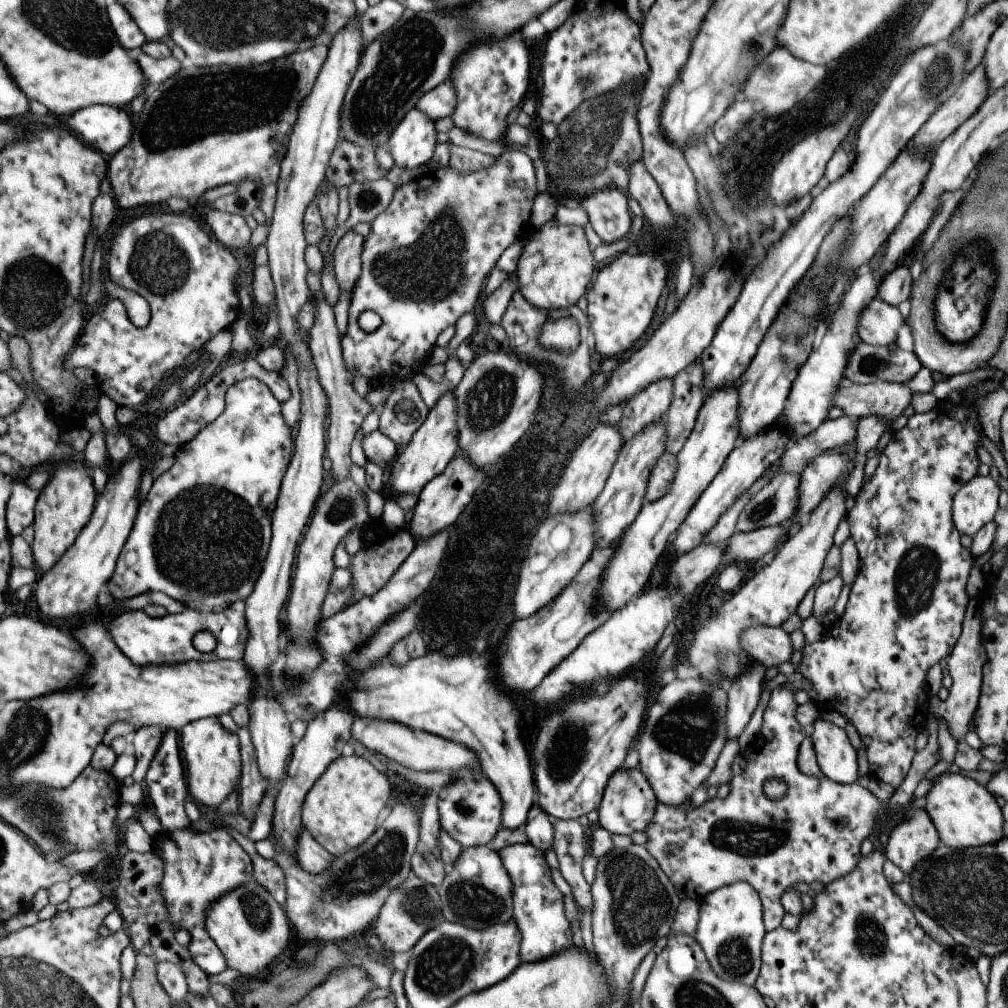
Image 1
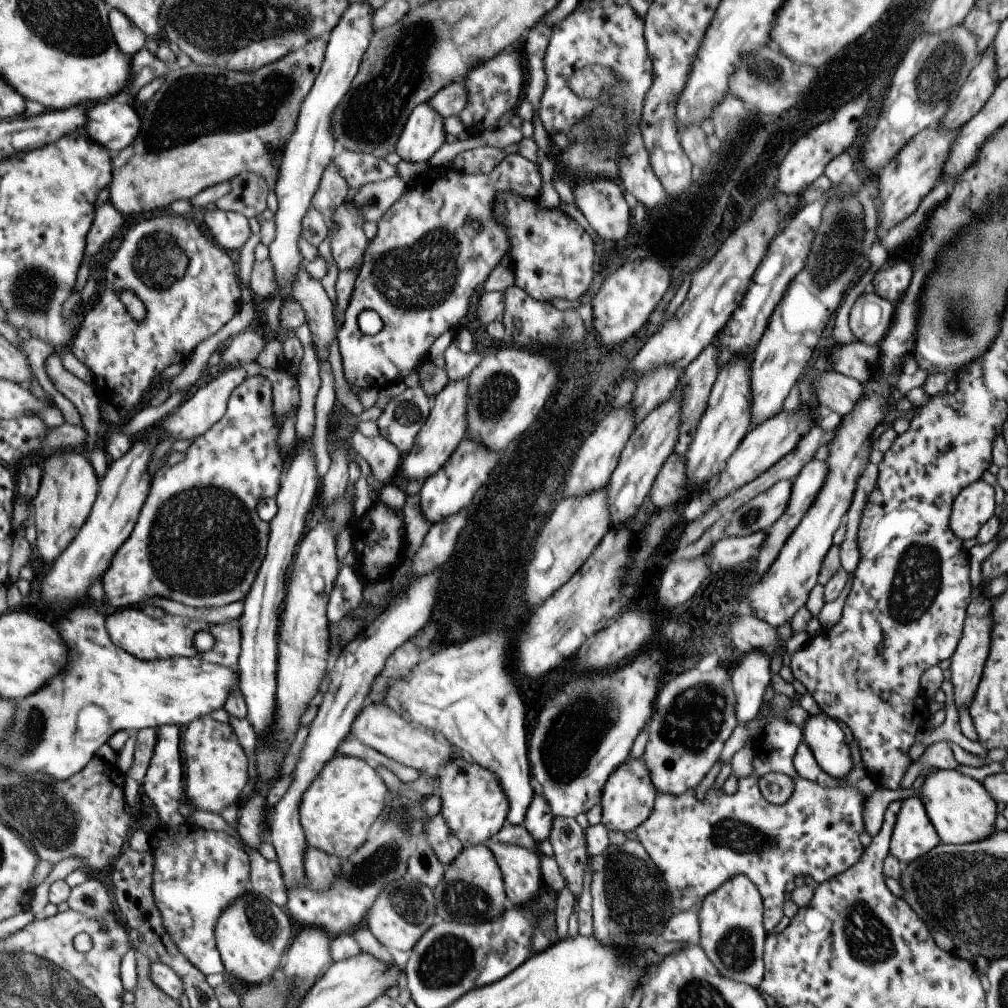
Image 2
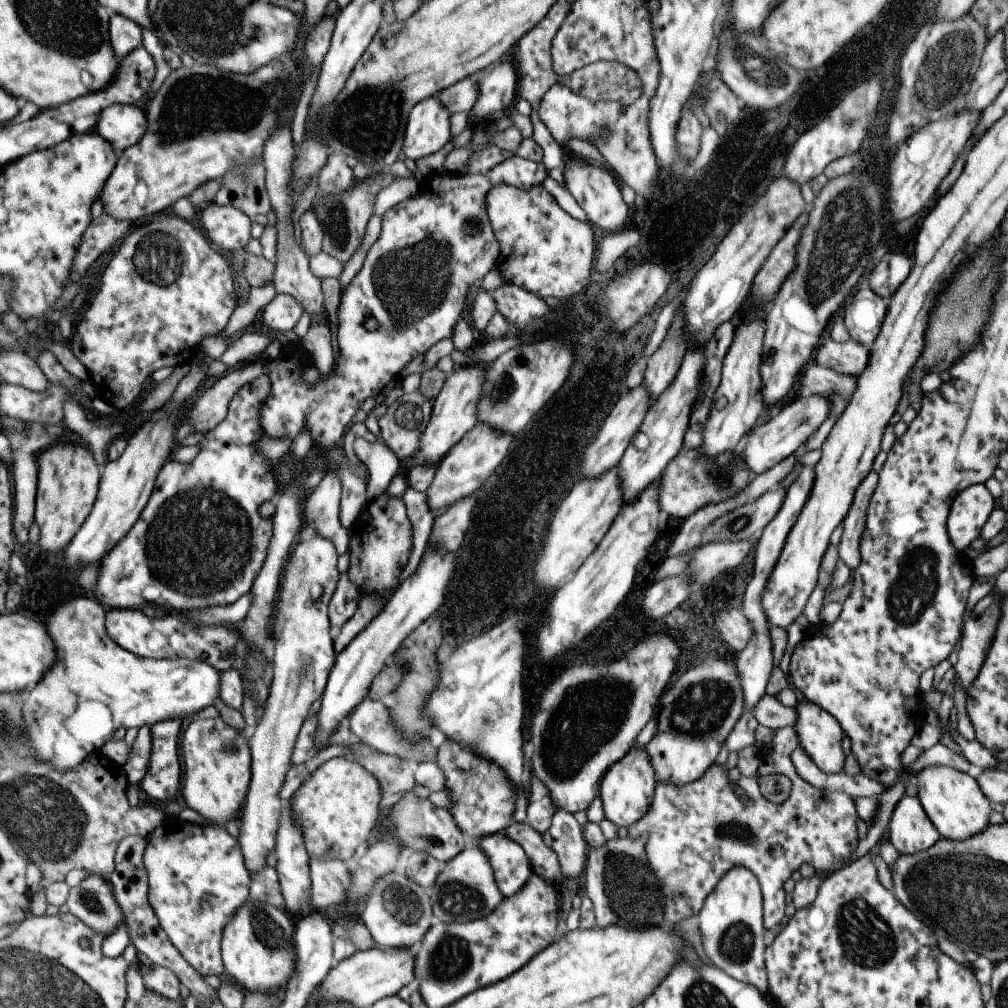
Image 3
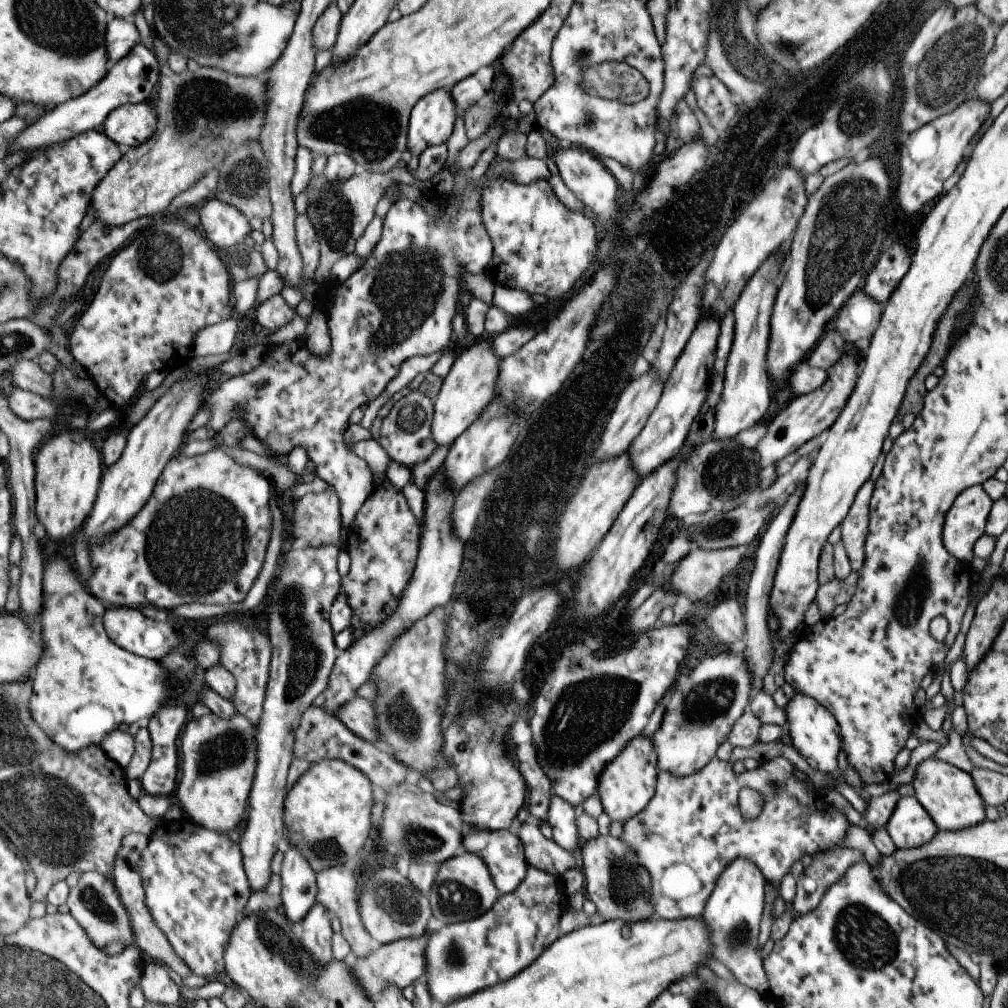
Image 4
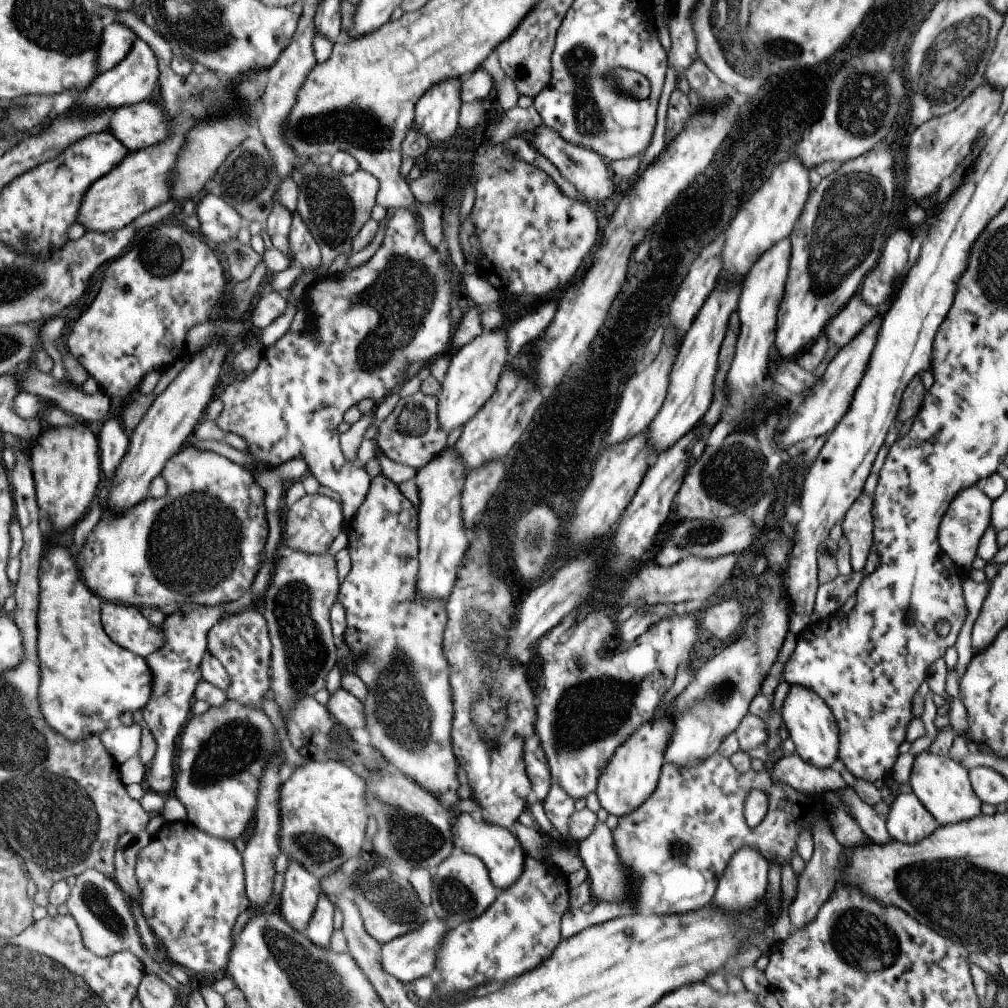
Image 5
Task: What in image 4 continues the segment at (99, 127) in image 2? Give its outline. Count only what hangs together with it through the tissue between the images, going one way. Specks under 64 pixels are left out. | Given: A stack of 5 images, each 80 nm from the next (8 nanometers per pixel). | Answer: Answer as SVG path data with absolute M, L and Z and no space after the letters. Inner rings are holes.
M149 104L119 106L107 116L101 130L109 138L115 138L115 142L119 142L121 148L135 149L155 137L158 115Z

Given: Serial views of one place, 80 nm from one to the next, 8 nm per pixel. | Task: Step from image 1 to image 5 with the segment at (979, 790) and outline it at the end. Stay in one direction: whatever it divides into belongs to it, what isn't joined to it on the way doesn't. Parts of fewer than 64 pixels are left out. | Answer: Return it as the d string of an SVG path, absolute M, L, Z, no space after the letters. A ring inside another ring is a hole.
M927 752L915 755L908 783L912 794L919 800L925 811L931 814L938 826L957 824L981 814L982 803L971 789L968 770L947 755L939 756Z

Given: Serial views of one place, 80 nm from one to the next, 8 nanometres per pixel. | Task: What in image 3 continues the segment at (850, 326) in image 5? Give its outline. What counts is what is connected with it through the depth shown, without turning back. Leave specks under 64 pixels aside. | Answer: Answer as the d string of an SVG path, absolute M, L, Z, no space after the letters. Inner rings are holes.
M867 280L861 282L858 289L851 296L849 305L842 308L843 324L849 339L869 350L885 318L887 300L873 294Z

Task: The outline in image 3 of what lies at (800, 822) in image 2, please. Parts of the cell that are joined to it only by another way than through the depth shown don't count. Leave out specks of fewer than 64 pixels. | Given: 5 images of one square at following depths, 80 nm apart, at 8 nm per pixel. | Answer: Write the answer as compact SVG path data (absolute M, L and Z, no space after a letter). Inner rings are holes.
M785 726L773 729L771 742L762 744L755 751L759 761L758 776L781 774L791 781L789 797L779 805L765 800L759 793L756 778L747 776L740 775L735 782L744 792L743 796L735 796L729 786L728 772L723 765L715 763L701 774L701 778L697 778L697 782L689 782L683 788L673 786L669 782L656 782L649 810L643 814L643 818L633 822L626 831L630 839L647 834L645 857L663 892L661 910L663 910L666 925L696 916L703 905L703 900L713 891L719 878L722 878L723 874L733 866L743 866L757 878L762 896L762 926L767 931L779 924L784 917L786 903L784 883L791 878L792 871L797 871L803 863L808 863L814 873L824 879L851 862L849 856L859 842L856 831L858 817L853 798L845 792L825 793L801 780L791 763L791 754L798 745L799 740L794 728Z

